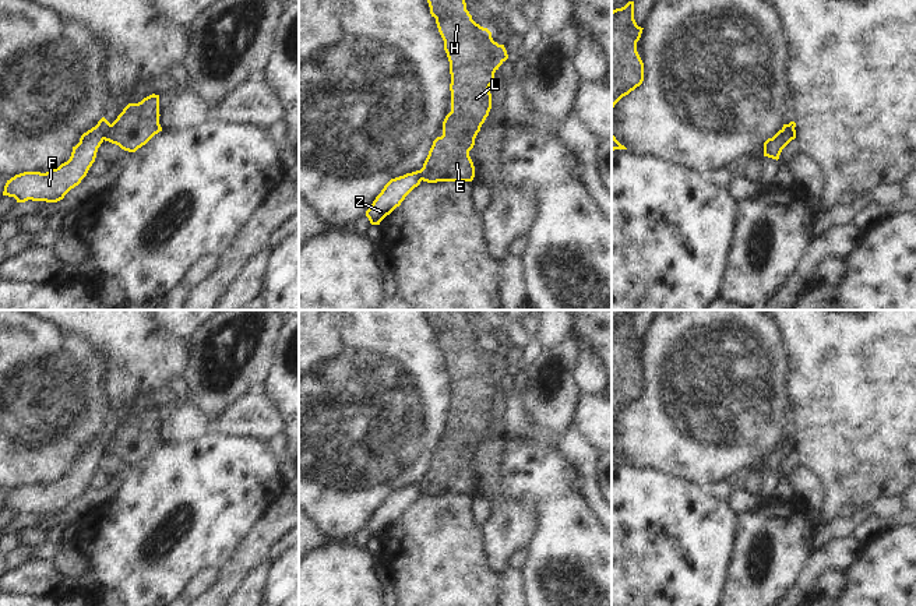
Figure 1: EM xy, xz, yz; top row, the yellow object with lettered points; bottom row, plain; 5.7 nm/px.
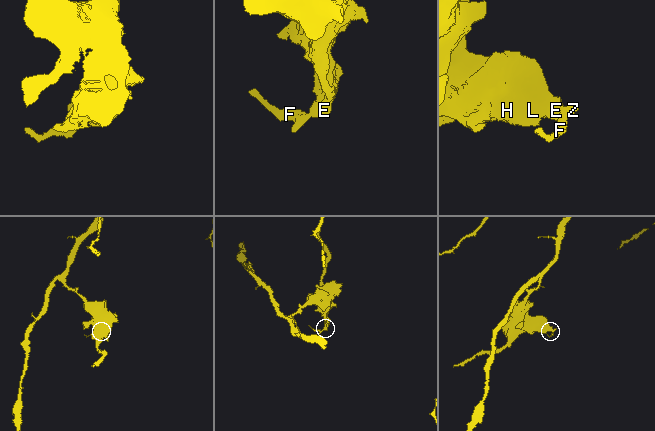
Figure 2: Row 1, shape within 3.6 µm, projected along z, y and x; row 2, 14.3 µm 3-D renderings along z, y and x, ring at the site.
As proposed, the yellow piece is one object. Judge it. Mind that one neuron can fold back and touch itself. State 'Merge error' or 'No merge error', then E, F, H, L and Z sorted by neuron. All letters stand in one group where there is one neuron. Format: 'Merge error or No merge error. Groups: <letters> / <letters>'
Merge error. Groups: E H L / F Z

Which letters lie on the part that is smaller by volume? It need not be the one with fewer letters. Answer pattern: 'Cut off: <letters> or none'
Cut off: F, Z

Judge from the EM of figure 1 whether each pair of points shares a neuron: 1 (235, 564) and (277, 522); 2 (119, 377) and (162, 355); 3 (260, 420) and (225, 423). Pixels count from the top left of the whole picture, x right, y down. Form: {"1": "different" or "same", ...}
{"1": "same", "2": "same", "3": "same"}

